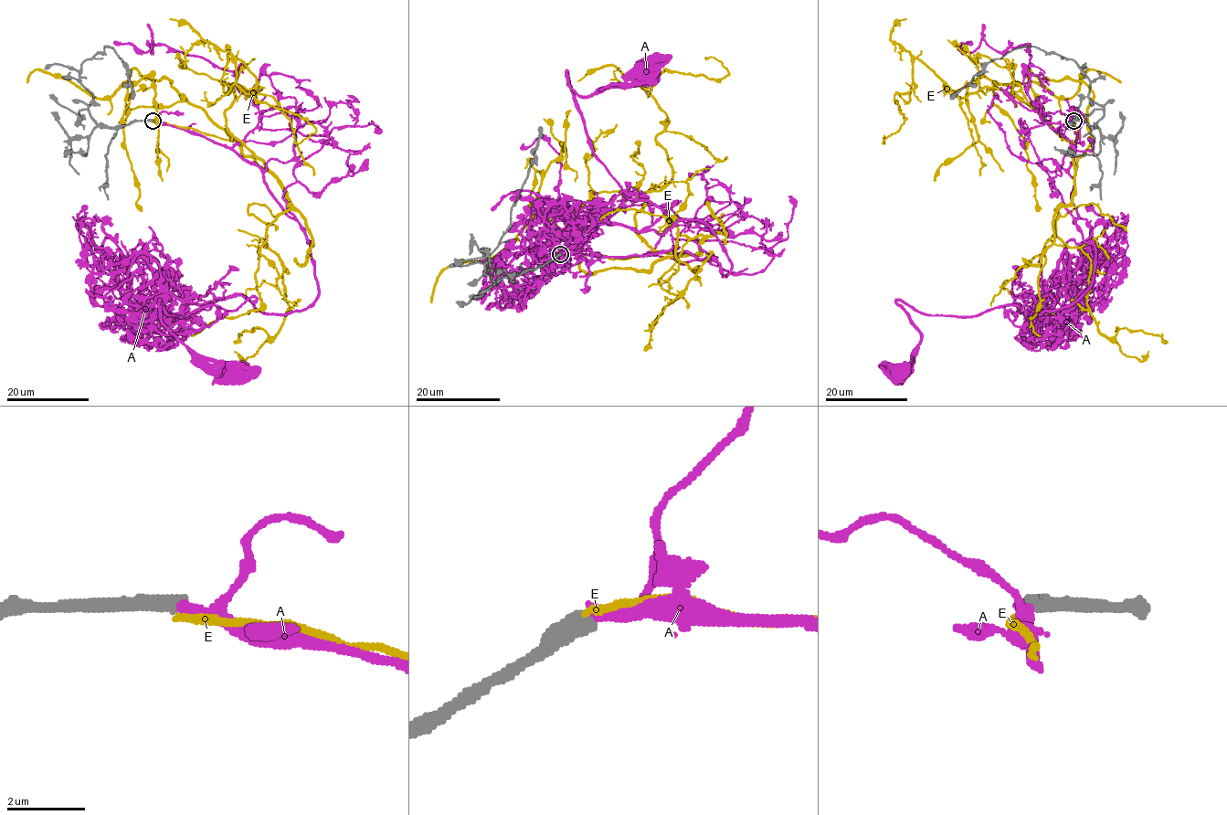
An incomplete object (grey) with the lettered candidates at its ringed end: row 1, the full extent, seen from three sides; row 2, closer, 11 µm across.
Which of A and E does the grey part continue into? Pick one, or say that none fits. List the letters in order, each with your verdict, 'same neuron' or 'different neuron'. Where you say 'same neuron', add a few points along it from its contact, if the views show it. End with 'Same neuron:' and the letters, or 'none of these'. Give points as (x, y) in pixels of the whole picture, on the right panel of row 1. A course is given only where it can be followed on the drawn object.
A: same neuron; course (1073, 121), (1091, 286), (1044, 313), (1050, 295), (976, 316), (896, 301), (920, 333), (899, 373)
E: different neuron
Same neuron: A

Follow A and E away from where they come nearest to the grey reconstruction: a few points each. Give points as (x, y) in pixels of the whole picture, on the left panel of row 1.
A: (153, 121), (253, 162), (311, 248), (302, 311), (159, 301), (176, 337), (237, 373)
E: (153, 121), (239, 141), (265, 165), (169, 79), (134, 68), (129, 82), (149, 77), (154, 87), (163, 180)

